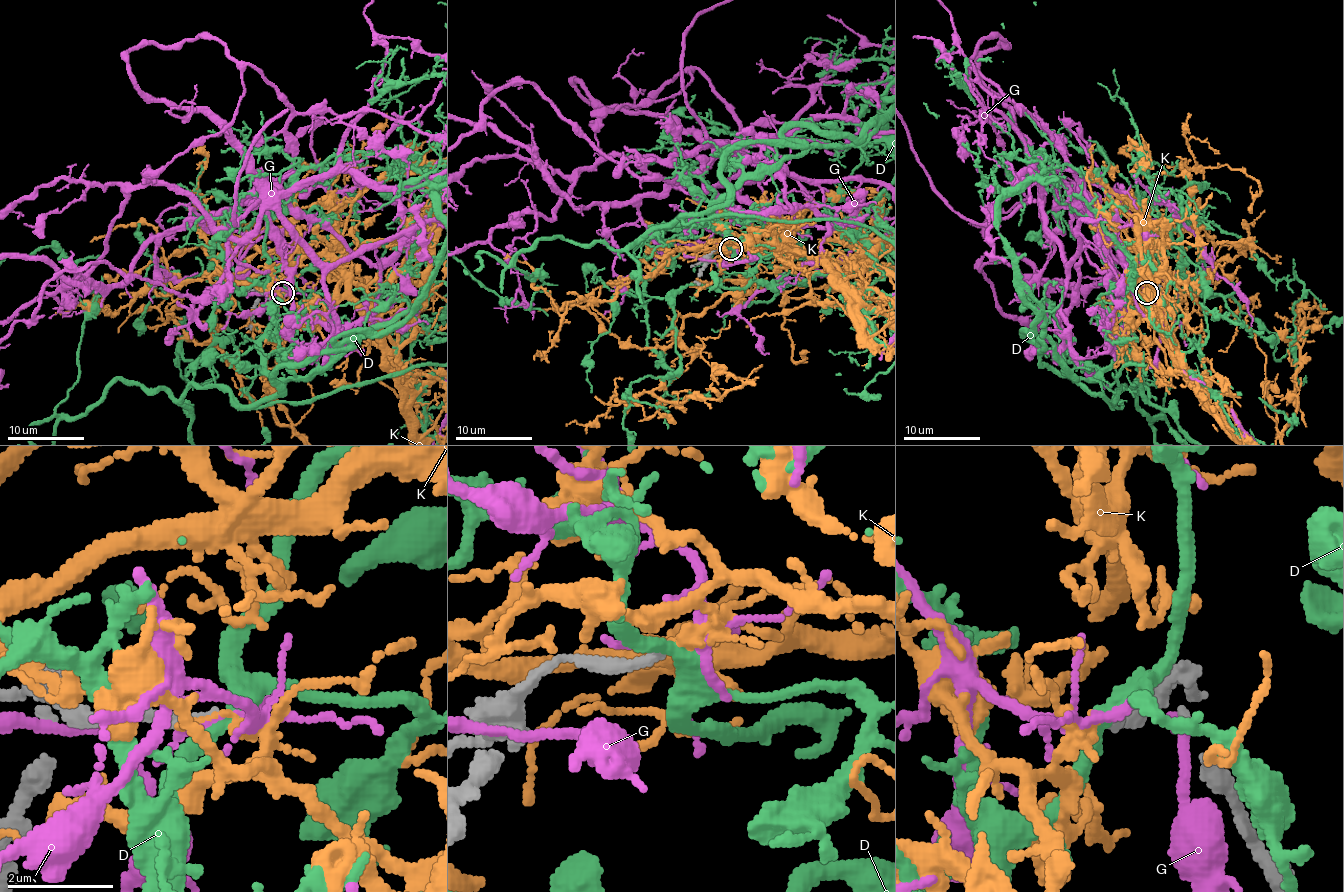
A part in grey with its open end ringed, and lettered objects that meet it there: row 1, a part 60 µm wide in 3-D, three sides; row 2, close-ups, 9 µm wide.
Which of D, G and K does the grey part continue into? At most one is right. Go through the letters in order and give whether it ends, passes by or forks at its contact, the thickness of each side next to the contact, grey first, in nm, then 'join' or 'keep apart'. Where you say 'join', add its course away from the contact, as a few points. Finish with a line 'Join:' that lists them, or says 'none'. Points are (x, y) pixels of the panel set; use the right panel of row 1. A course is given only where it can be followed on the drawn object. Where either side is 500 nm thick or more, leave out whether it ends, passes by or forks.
D: it passes by; 240 nm thick on the grey side, 340 nm on the other; keep apart
G: it passes by; 240 nm thick on the grey side, 110 nm on the other; keep apart
K: it ends there; 240 nm thick on the grey side, 240 nm on the other; keep apart
Join: none

